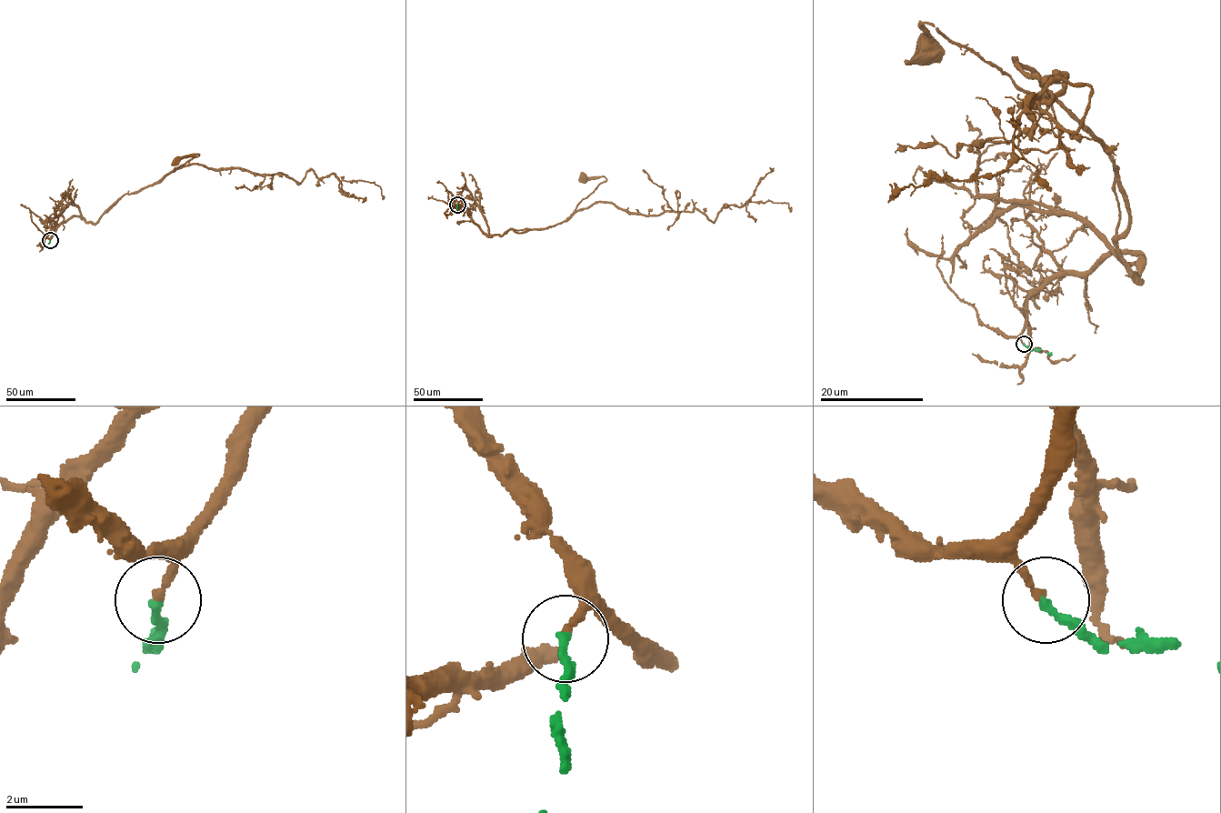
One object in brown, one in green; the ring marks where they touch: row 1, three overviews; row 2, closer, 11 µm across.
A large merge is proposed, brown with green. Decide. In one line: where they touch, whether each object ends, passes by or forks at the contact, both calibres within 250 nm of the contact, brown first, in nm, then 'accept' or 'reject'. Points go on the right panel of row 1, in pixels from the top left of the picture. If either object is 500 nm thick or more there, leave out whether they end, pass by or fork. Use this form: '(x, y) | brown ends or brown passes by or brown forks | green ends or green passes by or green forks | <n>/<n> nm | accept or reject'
(1024, 344) | brown ends | green ends | 200/240 nm | accept

